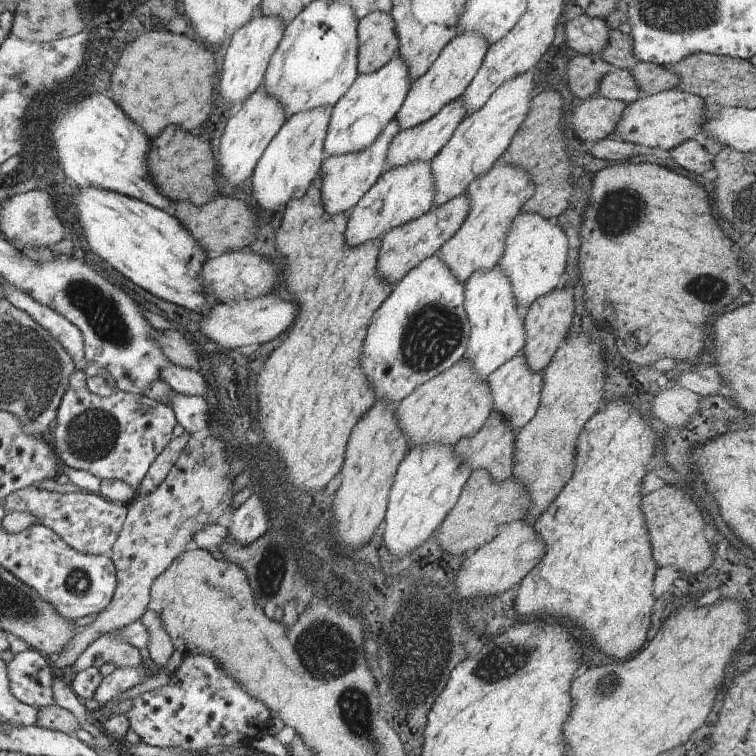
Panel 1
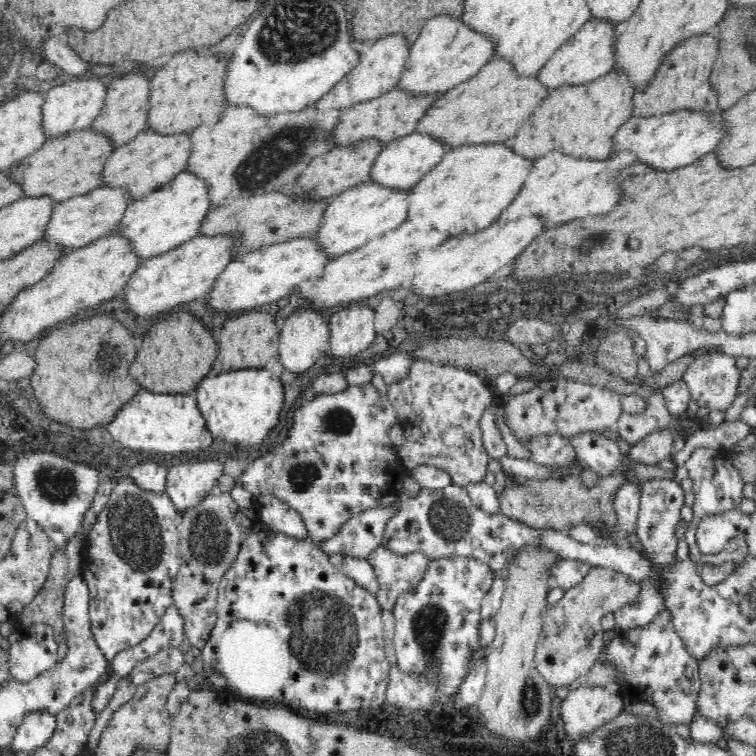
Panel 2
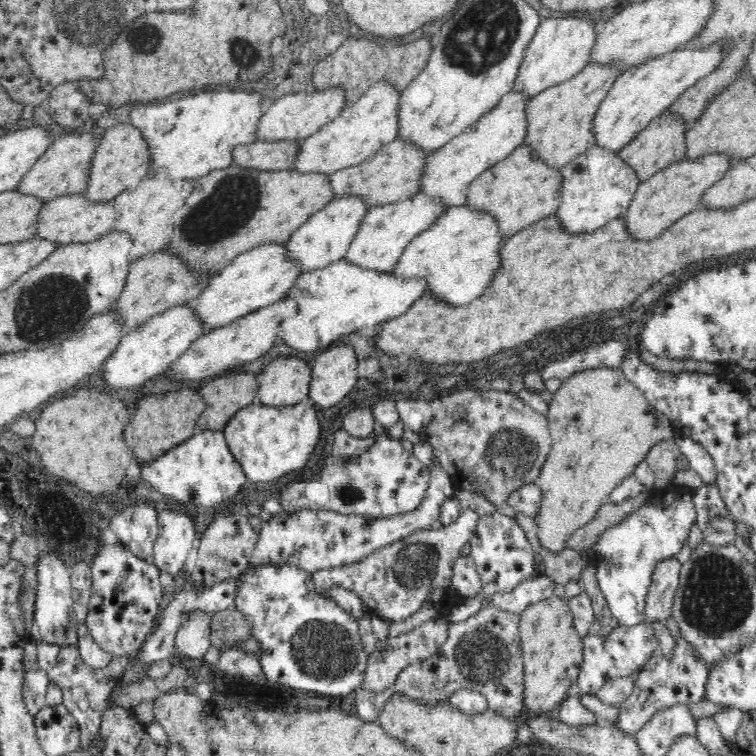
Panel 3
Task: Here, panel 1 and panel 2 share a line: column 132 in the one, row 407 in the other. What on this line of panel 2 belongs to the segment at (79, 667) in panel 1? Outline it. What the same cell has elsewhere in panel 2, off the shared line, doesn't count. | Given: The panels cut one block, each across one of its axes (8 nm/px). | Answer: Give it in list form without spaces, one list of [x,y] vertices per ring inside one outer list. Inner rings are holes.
[[[655,390],[648,397],[646,408],[640,414],[623,413],[616,428],[623,440],[632,446],[648,434],[669,429],[674,424],[675,419],[664,403],[663,393]]]

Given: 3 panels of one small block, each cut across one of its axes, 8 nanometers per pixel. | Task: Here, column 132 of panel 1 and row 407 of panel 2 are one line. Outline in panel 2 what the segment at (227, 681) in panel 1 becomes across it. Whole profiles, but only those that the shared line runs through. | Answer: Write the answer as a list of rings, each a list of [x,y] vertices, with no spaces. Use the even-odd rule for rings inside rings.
[[[717,351],[700,352],[692,356],[692,362],[688,364],[685,377],[681,379],[687,385],[690,395],[699,407],[709,407],[712,410],[728,410],[738,395],[738,387],[741,371],[738,370],[735,358],[732,355]]]

